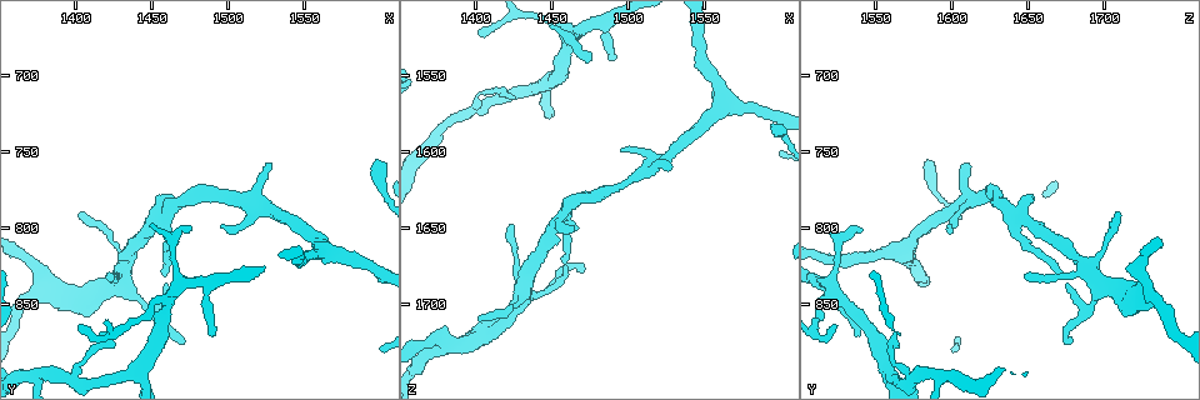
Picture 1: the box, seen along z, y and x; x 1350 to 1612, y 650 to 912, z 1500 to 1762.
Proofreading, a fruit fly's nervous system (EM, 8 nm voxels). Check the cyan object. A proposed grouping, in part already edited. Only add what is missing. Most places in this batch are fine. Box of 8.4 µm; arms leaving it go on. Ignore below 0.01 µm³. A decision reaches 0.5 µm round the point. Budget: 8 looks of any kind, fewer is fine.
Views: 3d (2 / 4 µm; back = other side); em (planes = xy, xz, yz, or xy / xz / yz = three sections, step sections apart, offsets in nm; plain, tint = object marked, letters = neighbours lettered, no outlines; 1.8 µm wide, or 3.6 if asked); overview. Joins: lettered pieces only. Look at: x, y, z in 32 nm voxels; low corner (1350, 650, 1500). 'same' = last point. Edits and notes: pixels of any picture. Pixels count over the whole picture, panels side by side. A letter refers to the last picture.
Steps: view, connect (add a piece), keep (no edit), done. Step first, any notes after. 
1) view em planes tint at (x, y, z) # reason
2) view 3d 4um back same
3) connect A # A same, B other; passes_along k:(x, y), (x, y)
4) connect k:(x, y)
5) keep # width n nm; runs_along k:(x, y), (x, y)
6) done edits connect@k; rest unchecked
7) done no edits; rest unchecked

view em planes letters at (1528, 758, 1612) # free end

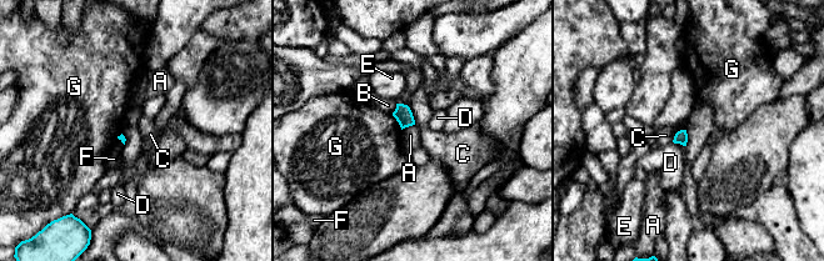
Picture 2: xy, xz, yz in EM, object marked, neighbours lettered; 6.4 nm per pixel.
keep # A other, B other, C other, D other, E other, F other, G other; border 2:(685, 130), (687, 145); no lettered piece goes on from it

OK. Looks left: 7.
view em planes letters at (1488, 870, 1538) # branch stops here

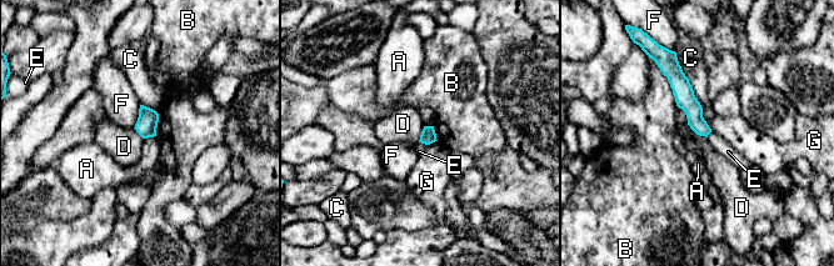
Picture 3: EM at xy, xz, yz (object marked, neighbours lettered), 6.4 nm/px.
keep # A other, B other, C other, D other, E other, F other, G other; border 3:(687, 123), (697, 134), (707, 137); no lettered piece goes on from it

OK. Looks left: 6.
view 3d 2um at (1402, 864, 1520)

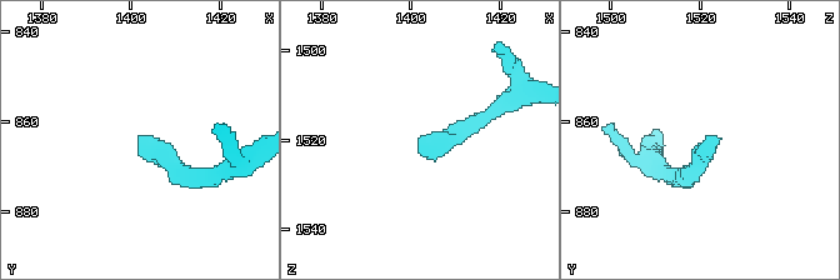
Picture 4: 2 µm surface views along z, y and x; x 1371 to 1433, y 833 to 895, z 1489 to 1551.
view em planes letters at (1402, 865, 1520)

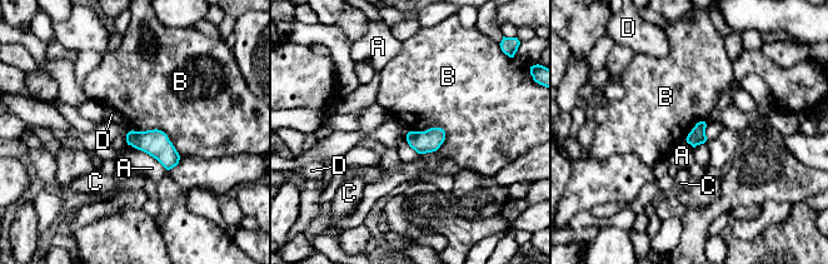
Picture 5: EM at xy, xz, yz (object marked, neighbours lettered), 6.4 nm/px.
keep # A other, B other, C other, D other; border 5:(129, 130), (160, 129), (179, 155); no lettered piece goes on from it

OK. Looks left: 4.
view 3d 4um at (1430, 828, 1692) # small branch off a trunk

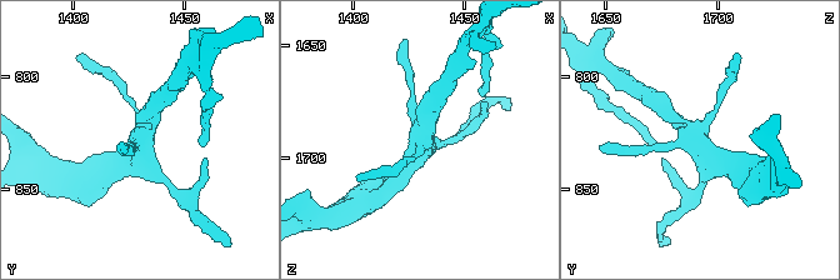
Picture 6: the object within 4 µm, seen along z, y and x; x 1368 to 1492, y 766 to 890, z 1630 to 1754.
view em planes letters at (1431, 830, 1692)

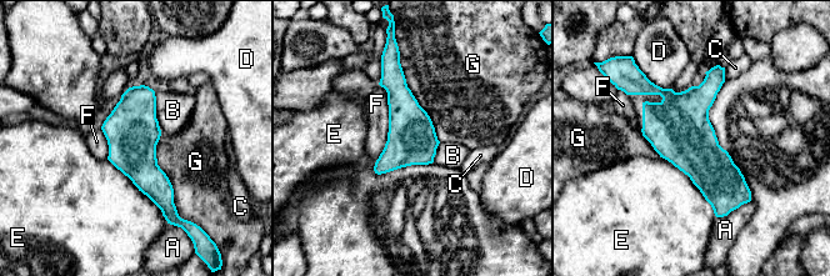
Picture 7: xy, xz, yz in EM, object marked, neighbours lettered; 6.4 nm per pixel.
keep # width 320 nm; A other, B other, C other, D other, E other, F other, G other; border 7:(399, 54), (406, 86), (440, 141); none of them fits

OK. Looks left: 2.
done no edits; rest unchecked

